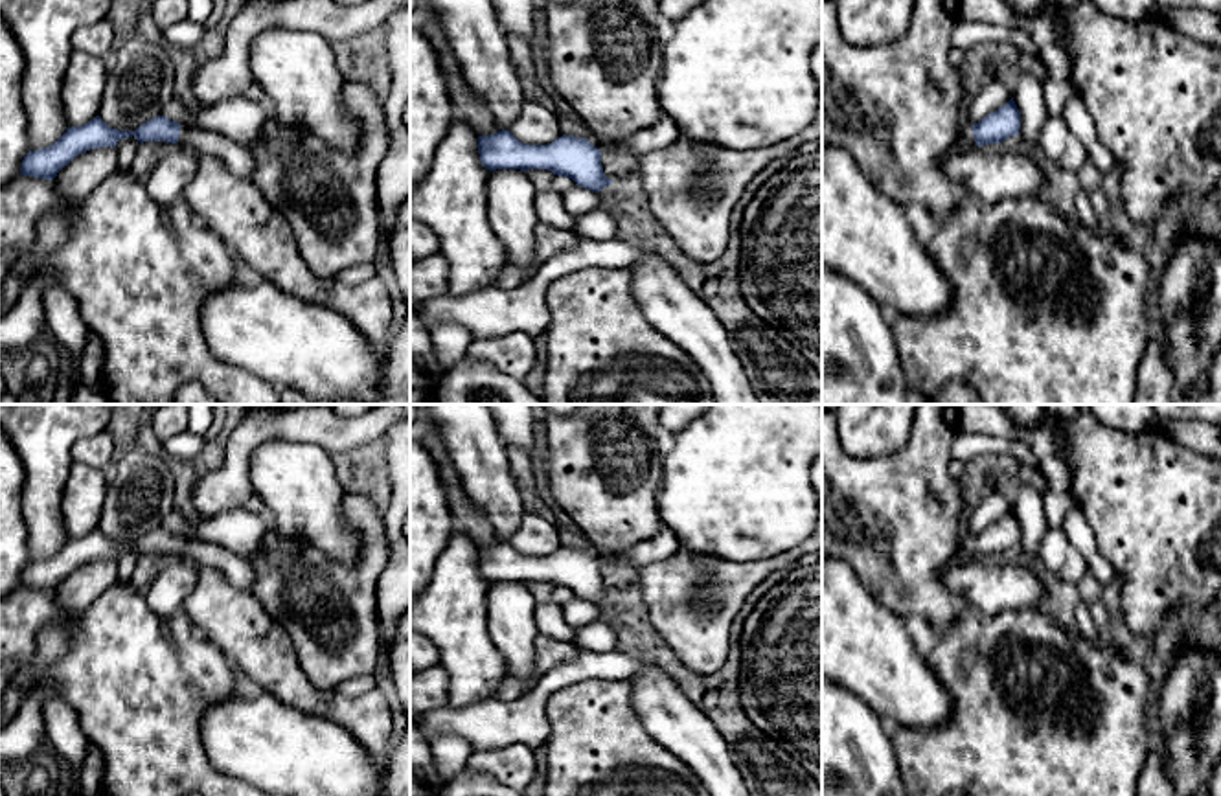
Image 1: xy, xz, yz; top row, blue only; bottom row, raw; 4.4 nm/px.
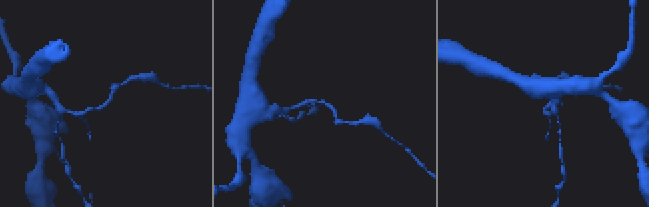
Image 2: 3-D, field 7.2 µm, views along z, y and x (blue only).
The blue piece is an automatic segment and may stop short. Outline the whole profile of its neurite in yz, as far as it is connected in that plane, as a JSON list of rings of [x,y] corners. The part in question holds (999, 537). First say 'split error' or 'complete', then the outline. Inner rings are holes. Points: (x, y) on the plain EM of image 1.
split error; [[[1013,509],[978,535],[969,535],[958,552],[962,563],[973,563],[987,555],[1000,555],[1021,542],[1021,524]]]

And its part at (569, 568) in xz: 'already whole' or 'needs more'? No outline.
needs more

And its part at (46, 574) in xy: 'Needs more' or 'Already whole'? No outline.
Needs more

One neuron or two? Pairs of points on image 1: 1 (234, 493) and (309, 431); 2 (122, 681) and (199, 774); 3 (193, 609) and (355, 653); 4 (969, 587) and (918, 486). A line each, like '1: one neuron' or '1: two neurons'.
1: one neuron
2: one neuron
3: two neurons
4: two neurons

